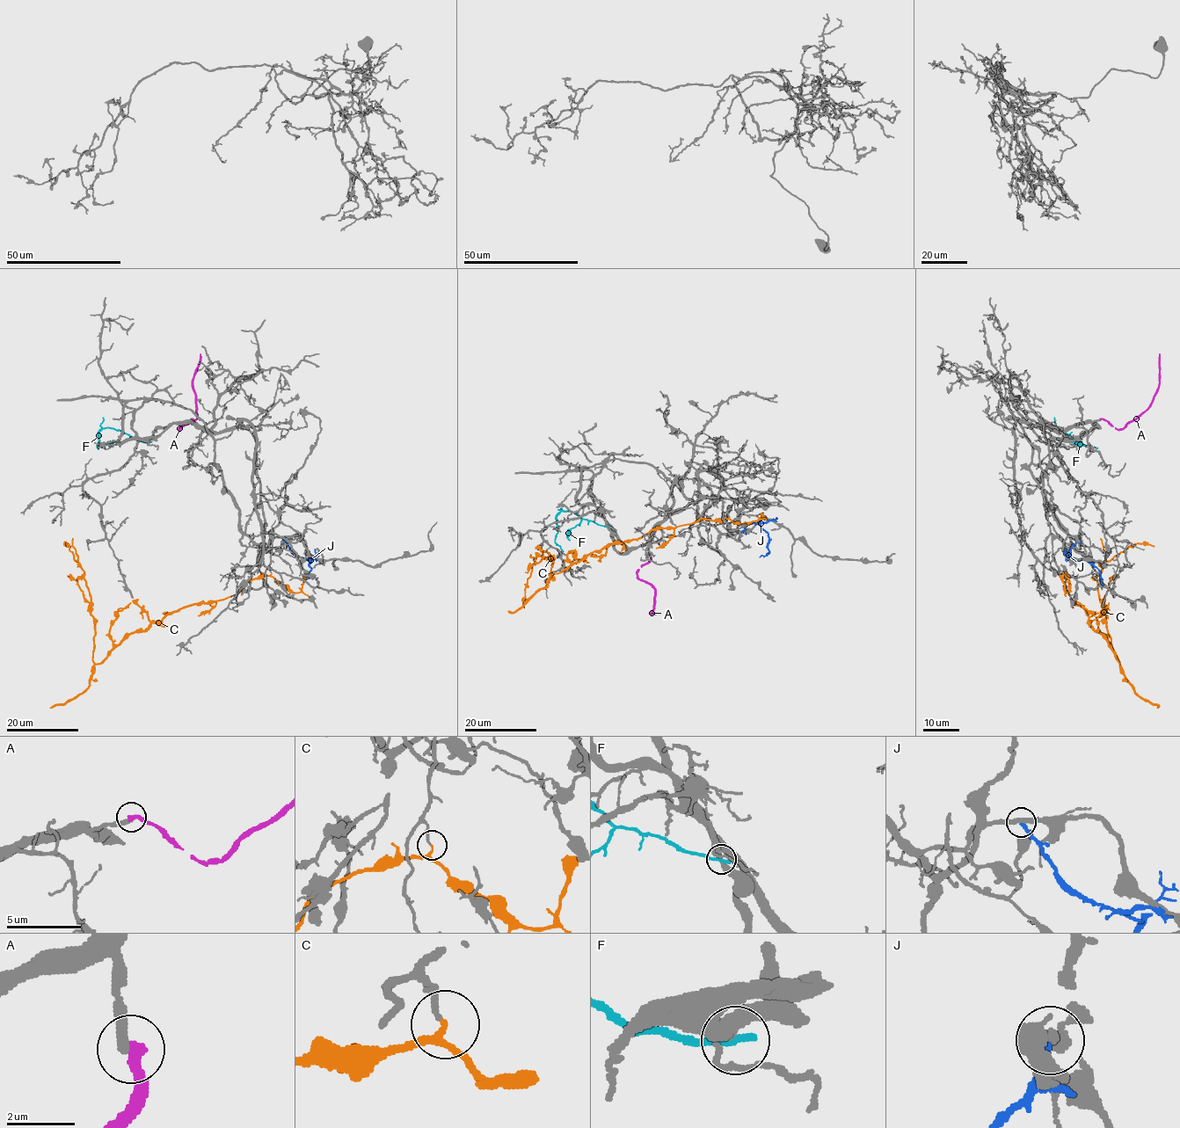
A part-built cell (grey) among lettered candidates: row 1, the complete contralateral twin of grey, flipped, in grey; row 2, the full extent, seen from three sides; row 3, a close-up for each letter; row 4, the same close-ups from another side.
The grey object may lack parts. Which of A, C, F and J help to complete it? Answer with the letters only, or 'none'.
none

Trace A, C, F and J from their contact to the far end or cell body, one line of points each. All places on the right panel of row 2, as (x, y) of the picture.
A: (1101, 418), (1121, 430), (1148, 407), (1159, 384), (1159, 353)
C: (1063, 572), (1066, 590), (1106, 639), (1118, 664), (1096, 577), (1105, 561), (1130, 546), (1154, 546)
F: (1073, 442), (1057, 428), (1074, 440), (1097, 448)
J: (1077, 537), (1070, 556), (1090, 562), (1098, 570), (1103, 585)

